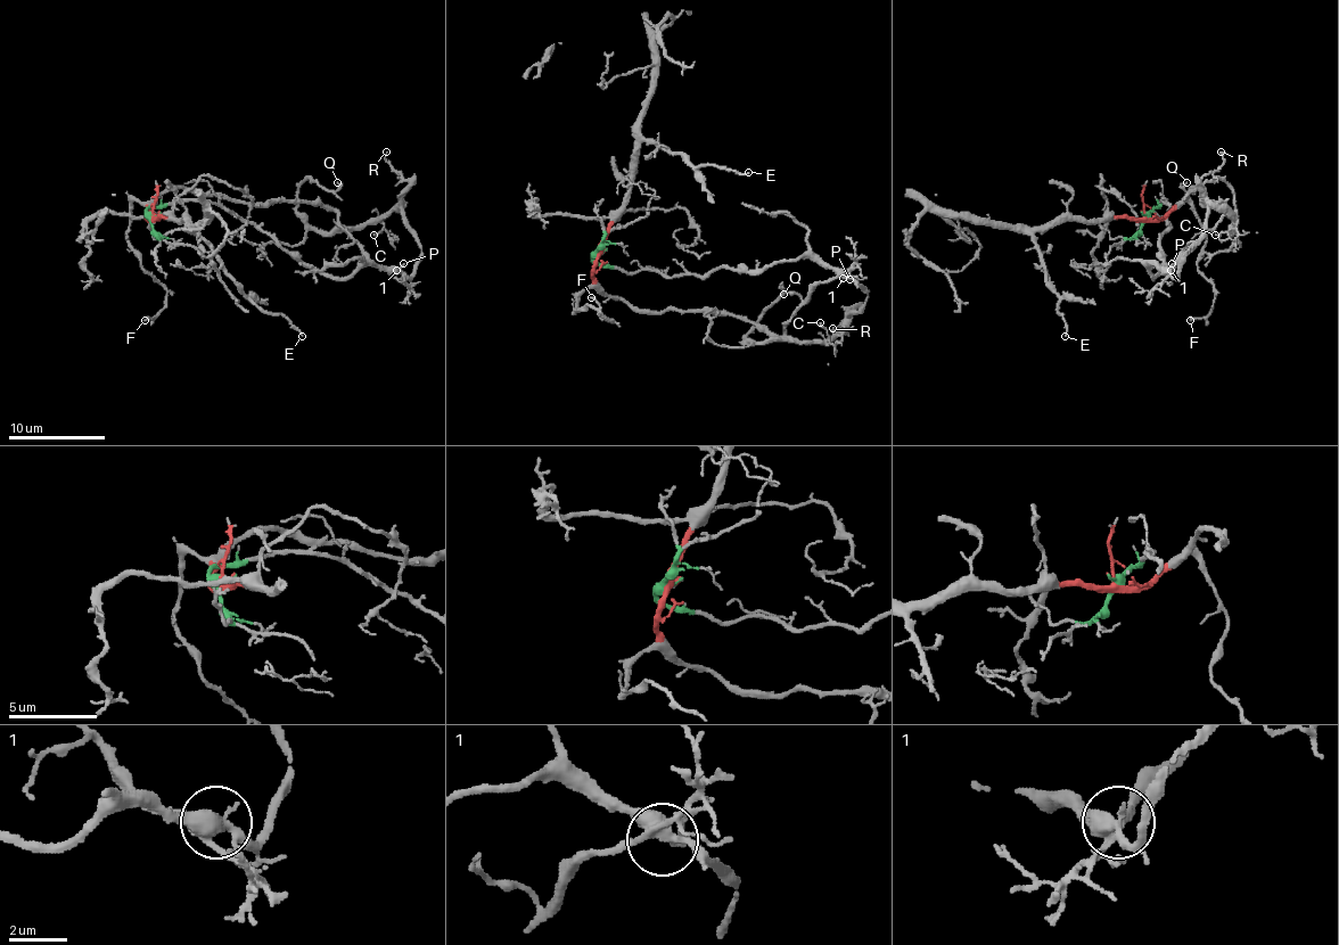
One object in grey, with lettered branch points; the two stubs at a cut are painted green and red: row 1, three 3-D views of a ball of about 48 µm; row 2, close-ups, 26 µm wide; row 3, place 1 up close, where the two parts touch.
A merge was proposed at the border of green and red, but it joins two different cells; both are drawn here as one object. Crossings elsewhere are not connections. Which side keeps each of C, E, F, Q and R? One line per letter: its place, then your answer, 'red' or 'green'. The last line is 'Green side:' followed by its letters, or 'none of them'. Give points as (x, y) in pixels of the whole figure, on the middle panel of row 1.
C: place (820, 322); green
E: place (748, 172); red
F: place (591, 297); red
Q: place (783, 294); green
R: place (832, 328); green
Green side: C, Q, R

